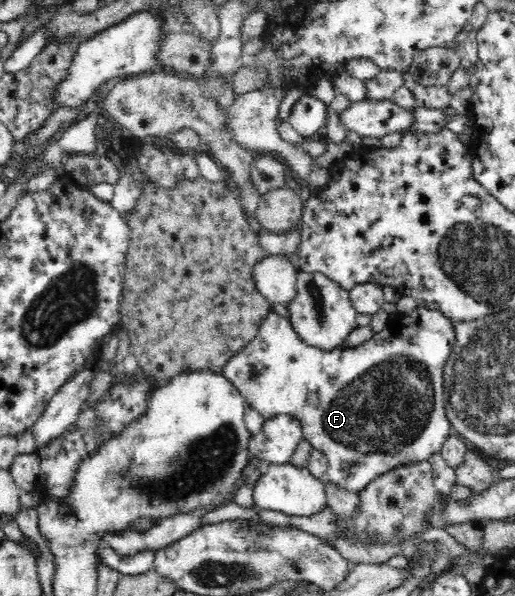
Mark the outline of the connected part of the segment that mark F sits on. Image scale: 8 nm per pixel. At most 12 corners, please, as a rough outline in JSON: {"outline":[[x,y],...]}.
{"outline":[[271,311],[221,374],[358,494],[452,432],[455,320],[356,349]]}

